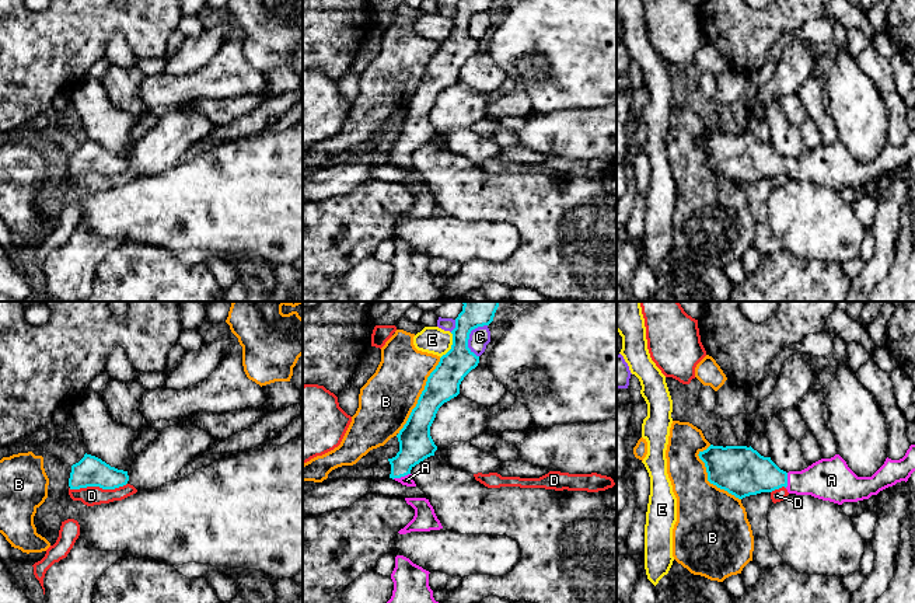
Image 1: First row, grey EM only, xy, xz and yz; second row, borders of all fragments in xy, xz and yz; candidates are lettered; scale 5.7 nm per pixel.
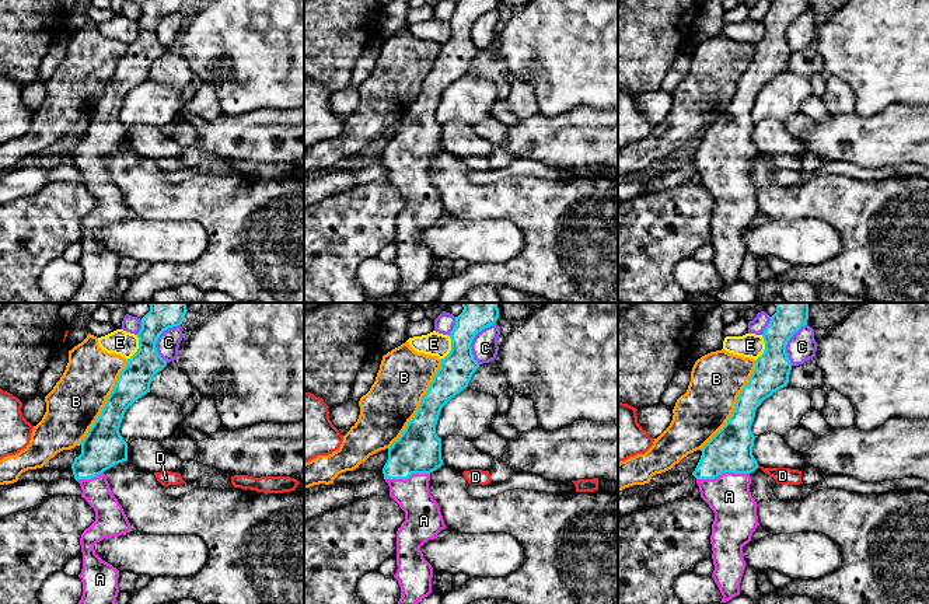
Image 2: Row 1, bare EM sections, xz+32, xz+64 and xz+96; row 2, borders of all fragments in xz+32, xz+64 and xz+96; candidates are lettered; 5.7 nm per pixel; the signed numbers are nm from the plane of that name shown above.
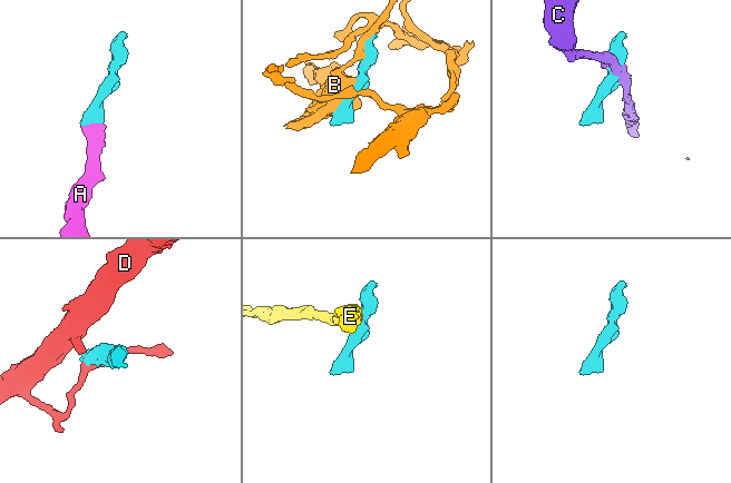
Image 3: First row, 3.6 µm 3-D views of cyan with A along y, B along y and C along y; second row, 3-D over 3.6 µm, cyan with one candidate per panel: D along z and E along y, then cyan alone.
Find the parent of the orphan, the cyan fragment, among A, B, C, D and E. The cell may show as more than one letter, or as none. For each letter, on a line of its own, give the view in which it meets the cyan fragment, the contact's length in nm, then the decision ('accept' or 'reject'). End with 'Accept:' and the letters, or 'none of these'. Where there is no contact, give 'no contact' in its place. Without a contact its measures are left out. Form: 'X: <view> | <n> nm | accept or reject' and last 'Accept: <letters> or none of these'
A: xz | 110 nm | accept
B: xz | 500 nm | reject
C: xz | 200 nm | reject
D: xy | 340 nm | reject
E: xz | 170 nm | reject
Accept: A

